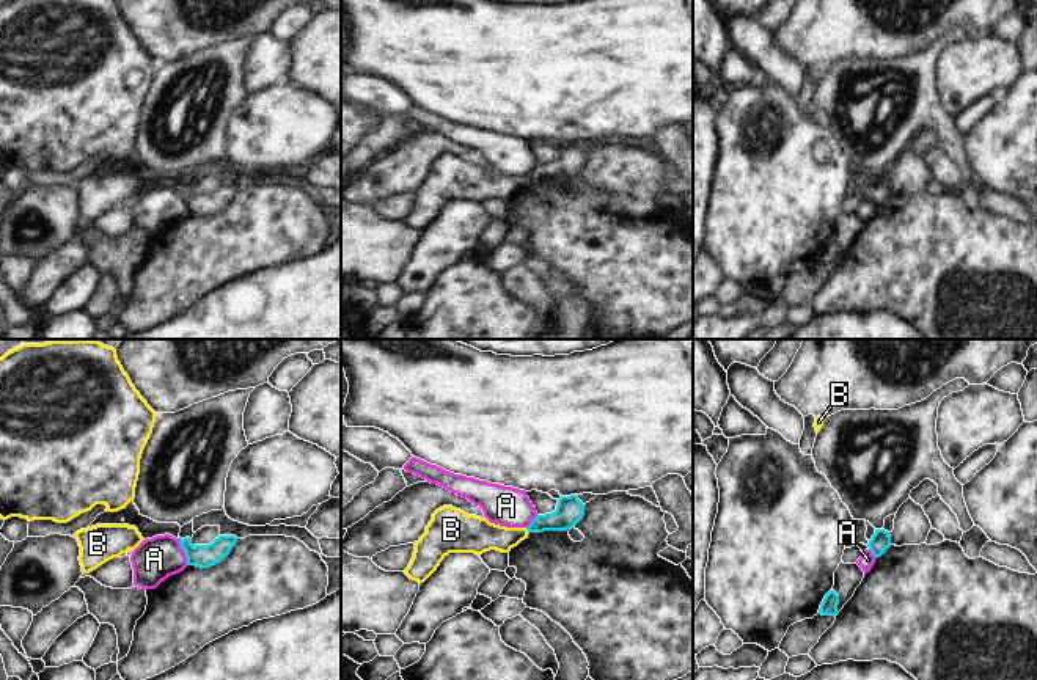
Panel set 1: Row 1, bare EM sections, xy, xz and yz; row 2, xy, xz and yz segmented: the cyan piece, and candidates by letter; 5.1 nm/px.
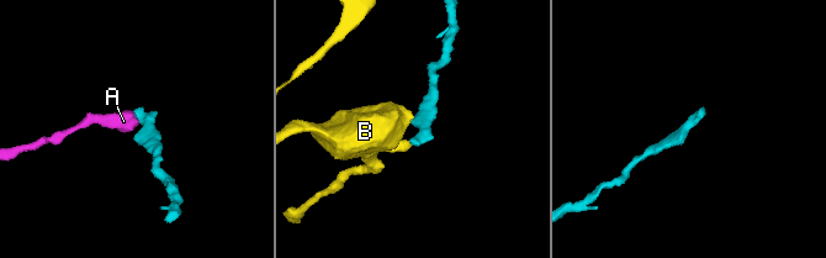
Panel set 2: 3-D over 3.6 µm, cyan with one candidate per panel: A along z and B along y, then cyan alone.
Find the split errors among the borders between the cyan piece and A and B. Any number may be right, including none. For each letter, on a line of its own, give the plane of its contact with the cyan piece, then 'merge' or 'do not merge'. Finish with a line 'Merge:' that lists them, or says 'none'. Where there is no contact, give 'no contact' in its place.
A: meets cyan in xy; do not merge
B: meets cyan in xz; do not merge
Merge: none

